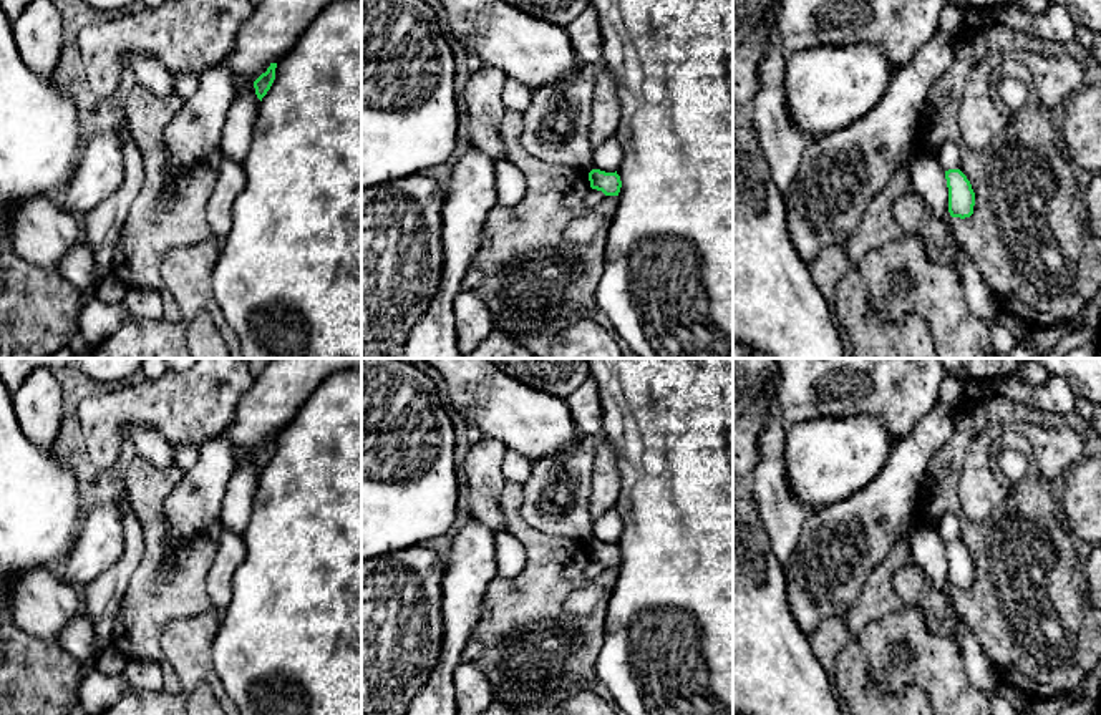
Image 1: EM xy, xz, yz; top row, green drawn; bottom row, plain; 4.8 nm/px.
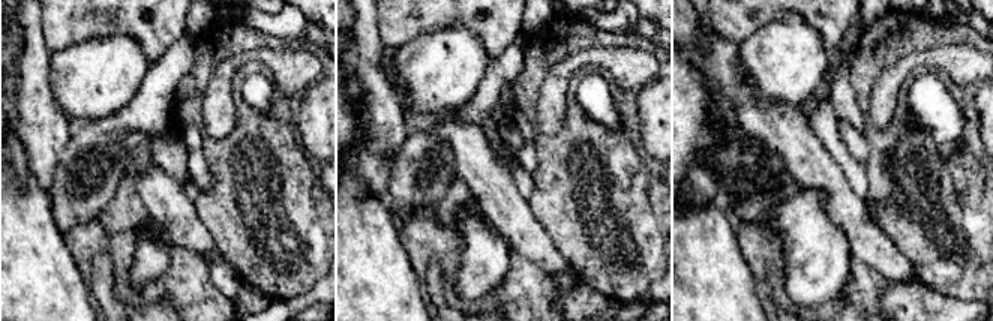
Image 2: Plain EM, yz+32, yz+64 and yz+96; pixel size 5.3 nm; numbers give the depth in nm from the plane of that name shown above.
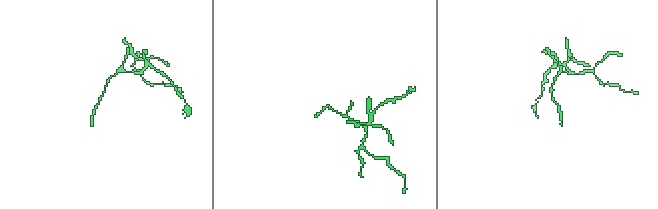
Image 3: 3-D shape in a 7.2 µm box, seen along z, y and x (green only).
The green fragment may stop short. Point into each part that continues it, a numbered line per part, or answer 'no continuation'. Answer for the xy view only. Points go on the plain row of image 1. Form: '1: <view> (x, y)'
no continuation

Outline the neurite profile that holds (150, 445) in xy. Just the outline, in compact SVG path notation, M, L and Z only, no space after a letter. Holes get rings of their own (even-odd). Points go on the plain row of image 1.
M139 430L133 435L136 455L159 469L174 466L174 448L156 430Z

